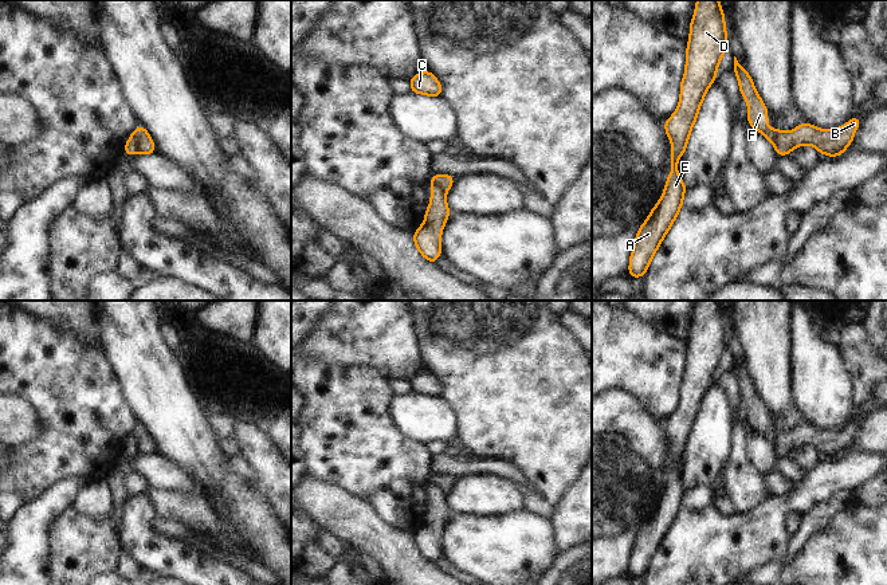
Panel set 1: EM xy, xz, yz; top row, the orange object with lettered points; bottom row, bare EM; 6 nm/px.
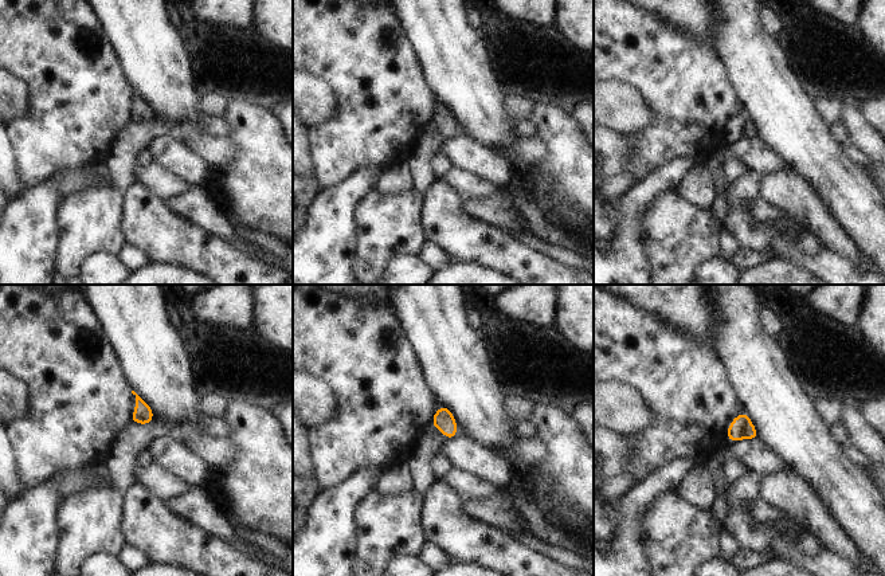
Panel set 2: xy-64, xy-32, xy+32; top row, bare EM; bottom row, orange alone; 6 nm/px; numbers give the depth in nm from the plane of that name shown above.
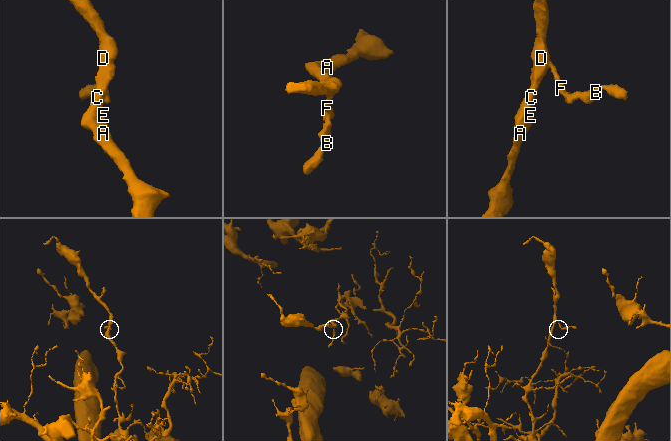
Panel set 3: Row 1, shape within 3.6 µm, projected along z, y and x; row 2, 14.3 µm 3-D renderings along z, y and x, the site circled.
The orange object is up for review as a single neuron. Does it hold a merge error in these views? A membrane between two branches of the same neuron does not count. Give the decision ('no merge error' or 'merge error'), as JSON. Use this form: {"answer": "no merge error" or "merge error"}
{"answer": "merge error"}

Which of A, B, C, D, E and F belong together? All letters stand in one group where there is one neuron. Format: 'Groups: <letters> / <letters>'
Groups: A C D E F / B

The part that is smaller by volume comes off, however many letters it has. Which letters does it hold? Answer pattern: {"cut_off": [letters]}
{"cut_off": ["B"]}

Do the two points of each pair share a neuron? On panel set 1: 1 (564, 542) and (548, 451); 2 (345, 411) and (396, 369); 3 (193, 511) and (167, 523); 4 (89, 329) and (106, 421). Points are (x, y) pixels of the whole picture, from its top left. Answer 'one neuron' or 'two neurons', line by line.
1: two neurons
2: two neurons
3: two neurons
4: two neurons

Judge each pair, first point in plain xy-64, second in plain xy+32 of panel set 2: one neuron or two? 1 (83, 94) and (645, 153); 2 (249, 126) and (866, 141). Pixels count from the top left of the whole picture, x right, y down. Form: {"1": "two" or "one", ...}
{"1": "one", "2": "one"}

